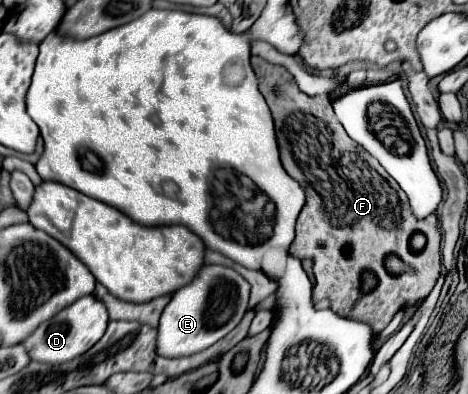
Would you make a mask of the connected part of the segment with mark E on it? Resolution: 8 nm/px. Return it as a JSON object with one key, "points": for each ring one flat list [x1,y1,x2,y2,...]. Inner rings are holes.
{"points":[[203,265,191,283,173,293,169,305,161,313,159,335,157,335,157,353,161,357,187,357,195,355,219,339,223,339,247,311,249,301,249,283,233,269,223,265],[207,285,209,285,209,303,207,303]]}

